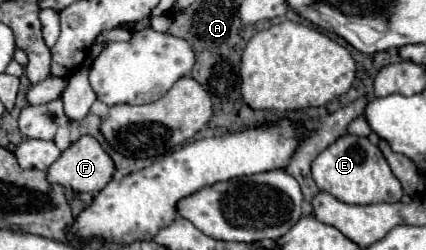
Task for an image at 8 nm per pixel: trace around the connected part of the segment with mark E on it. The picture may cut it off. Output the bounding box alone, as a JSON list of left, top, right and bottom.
[312,134,404,204]

